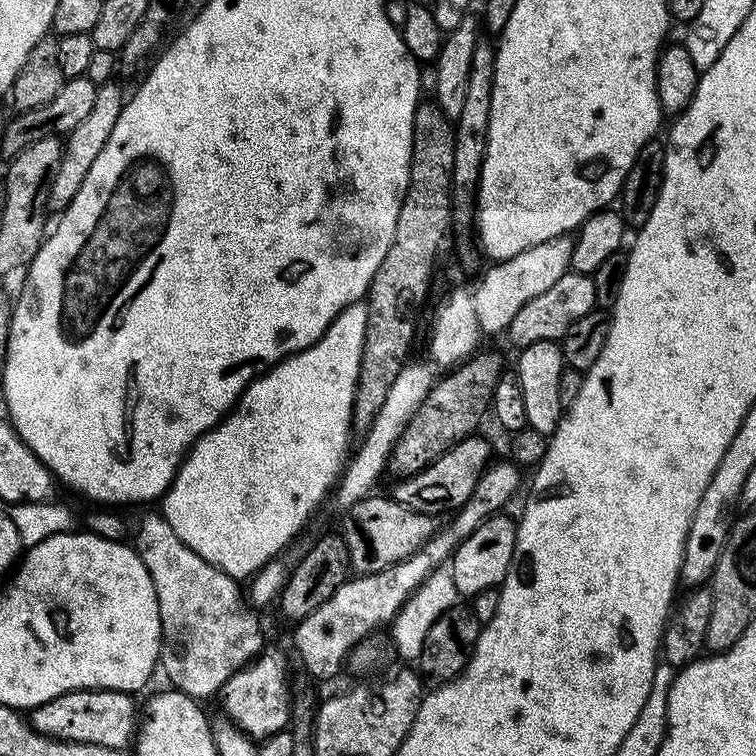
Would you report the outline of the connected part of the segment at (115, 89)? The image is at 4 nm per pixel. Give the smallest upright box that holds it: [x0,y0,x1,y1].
[48,82,126,213]

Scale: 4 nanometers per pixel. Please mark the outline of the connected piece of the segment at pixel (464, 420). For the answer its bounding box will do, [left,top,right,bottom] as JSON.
[387,350,506,478]

